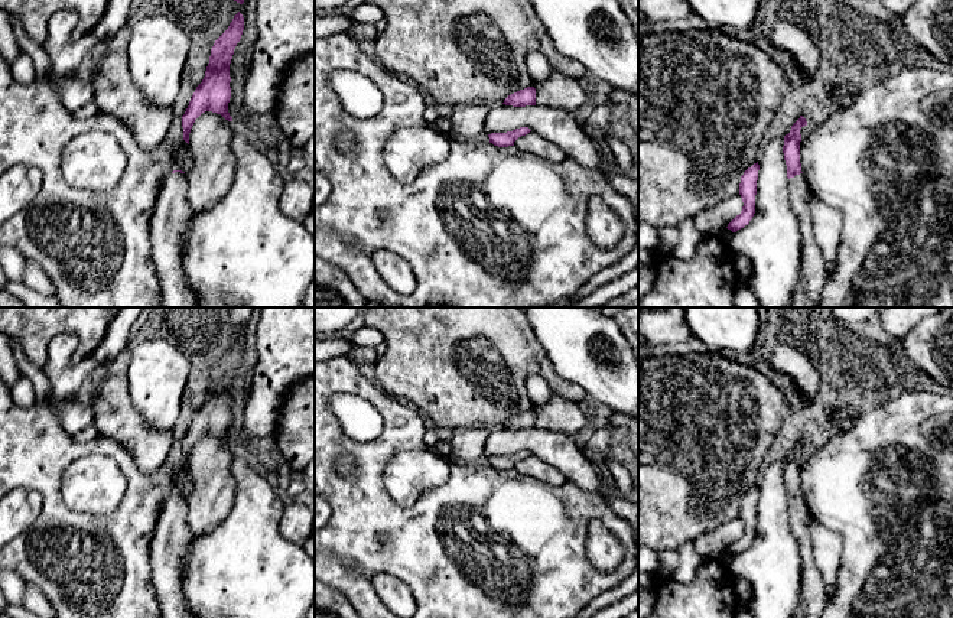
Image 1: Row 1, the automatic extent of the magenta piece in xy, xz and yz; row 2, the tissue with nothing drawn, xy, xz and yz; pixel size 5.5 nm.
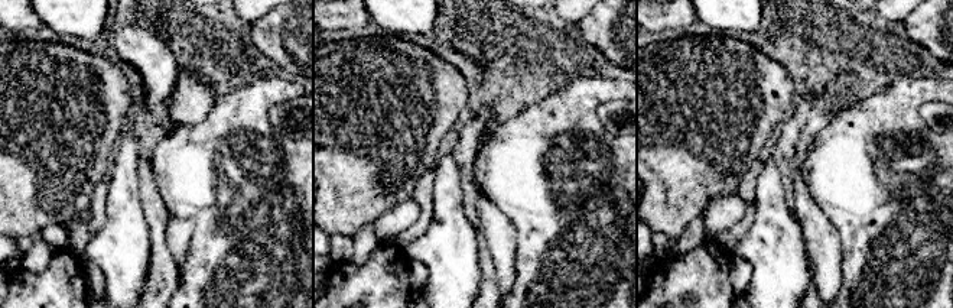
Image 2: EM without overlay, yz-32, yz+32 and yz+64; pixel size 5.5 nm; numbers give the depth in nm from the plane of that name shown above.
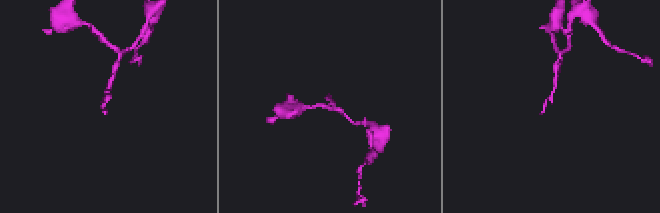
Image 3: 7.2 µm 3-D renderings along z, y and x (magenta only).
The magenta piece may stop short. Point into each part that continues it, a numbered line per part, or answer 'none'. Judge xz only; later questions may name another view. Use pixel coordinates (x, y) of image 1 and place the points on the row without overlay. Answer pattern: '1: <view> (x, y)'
none

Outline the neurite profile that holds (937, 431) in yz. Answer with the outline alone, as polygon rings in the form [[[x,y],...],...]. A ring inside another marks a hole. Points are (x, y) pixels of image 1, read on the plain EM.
[[[941,413],[926,419],[920,432],[931,448],[953,451],[953,413]]]

